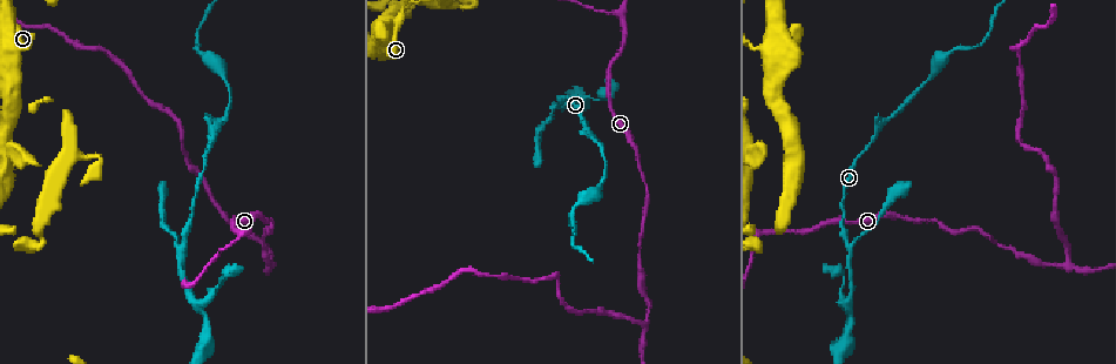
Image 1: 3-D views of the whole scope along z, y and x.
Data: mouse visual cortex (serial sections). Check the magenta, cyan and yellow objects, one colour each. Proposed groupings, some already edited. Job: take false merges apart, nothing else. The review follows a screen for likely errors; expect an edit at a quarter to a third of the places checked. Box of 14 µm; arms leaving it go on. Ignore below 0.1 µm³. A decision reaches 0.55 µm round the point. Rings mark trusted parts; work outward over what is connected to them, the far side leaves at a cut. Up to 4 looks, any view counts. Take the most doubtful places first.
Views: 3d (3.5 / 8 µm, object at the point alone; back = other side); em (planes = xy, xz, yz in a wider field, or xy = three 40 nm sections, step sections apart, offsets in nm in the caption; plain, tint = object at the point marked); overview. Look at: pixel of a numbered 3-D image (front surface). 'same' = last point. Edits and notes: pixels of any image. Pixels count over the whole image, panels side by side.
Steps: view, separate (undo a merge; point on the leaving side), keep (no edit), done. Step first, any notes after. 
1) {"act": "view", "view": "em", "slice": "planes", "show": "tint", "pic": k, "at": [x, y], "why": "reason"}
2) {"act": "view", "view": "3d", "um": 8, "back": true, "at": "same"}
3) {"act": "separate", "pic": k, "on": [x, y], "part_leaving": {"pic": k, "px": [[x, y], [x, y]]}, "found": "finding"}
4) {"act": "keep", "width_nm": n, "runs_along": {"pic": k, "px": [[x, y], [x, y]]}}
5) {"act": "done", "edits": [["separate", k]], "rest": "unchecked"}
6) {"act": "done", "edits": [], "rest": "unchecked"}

{"act": "view", "view": "3d", "um": 8, "back": true, "pic": 1, "at": [850, 250], "why": "sharp bend"}

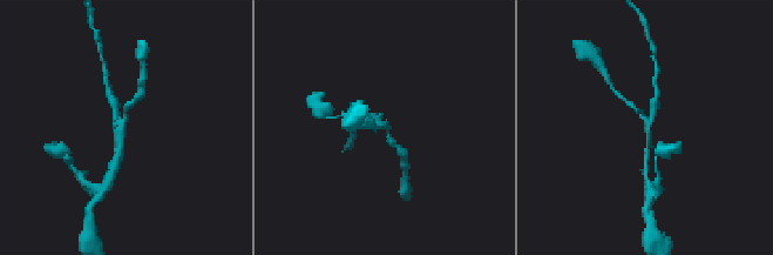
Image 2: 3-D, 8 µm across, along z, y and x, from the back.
{"act": "view", "view": "3d", "um": 3.5, "pic": 2, "at": [123, 125], "why": "zoom in"}

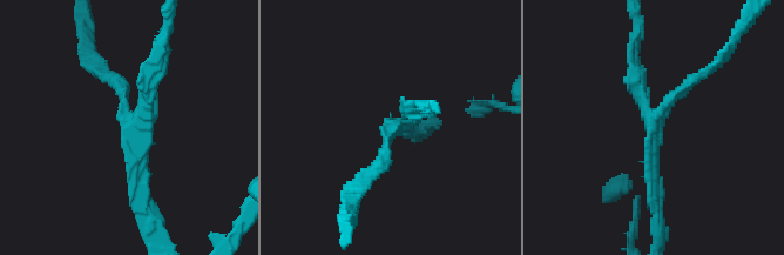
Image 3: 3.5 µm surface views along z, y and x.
{"act": "keep", "runs_along": {"pic": 3, "px": [[630, 52], [655, 128], [657, 200]]}, "found": "all the same cell"}

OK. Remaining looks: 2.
{"act": "view", "view": "em", "slice": "planes", "show": "tint", "pic": 1, "at": [645, 321], "why": "side arm on a straight run"}

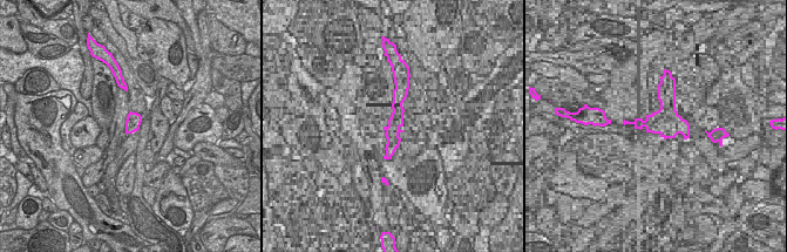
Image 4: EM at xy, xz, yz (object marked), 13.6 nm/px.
{"act": "view", "view": "3d", "um": 3.5, "at": "same", "why": "see where the arms go"}

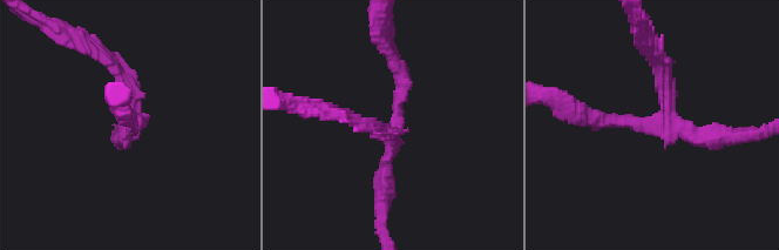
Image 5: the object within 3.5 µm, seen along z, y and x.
{"act": "separate", "pic": 5, "on": [659, 73], "found": "two cells meet here"}

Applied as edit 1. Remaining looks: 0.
{"act": "done", "edits": [["separate", 5]], "rest": "unchecked"}

